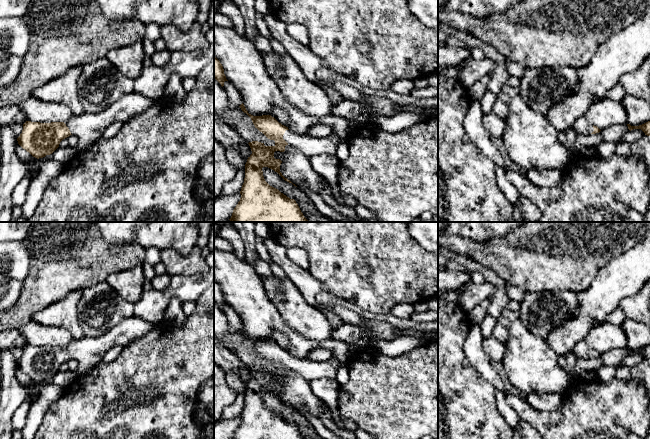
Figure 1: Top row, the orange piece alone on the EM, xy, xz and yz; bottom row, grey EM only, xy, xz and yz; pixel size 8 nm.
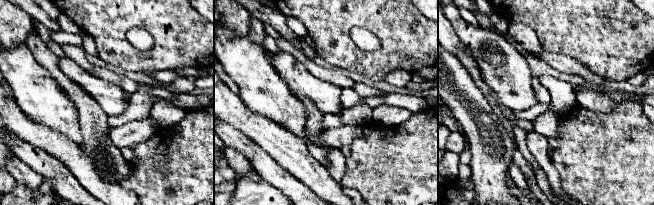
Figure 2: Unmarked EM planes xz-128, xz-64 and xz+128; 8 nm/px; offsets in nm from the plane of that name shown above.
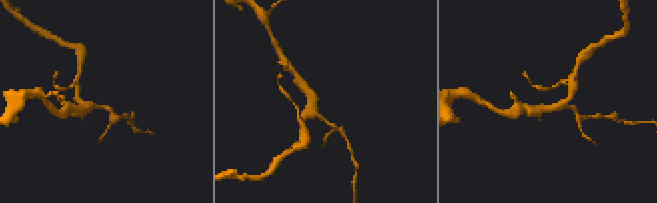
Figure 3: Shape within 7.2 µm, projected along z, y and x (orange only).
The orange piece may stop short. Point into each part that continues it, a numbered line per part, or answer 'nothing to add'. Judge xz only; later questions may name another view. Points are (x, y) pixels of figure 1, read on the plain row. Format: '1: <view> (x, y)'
1: xz (310, 370)

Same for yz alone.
1: yz (582, 350)

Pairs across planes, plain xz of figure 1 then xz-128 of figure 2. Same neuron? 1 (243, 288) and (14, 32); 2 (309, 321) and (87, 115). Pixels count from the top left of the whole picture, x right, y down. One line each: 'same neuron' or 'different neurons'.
1: different neurons
2: different neurons

